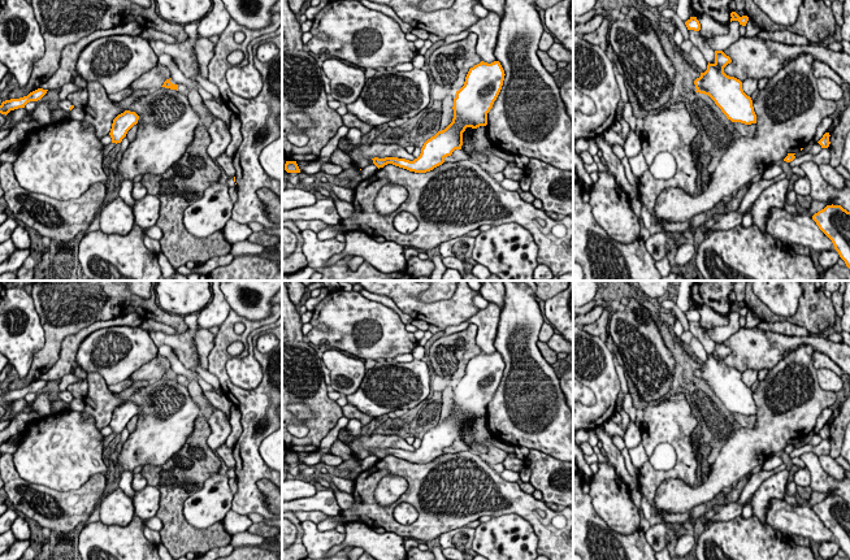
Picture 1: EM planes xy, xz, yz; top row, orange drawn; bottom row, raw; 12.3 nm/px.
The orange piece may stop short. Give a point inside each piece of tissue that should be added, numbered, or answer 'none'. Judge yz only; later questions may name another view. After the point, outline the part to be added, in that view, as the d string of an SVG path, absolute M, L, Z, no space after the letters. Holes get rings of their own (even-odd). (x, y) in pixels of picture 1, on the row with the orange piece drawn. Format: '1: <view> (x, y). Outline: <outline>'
none

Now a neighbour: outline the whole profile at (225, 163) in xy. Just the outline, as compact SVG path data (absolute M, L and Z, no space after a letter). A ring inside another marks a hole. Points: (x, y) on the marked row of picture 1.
M226 153L217 157L216 162L226 173L229 178L235 177L235 168L233 165L233 157L229 157Z

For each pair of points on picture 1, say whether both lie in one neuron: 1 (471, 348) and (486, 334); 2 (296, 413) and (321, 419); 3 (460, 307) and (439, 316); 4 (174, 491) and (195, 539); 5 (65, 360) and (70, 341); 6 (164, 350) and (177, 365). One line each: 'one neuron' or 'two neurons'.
1: two neurons
2: two neurons
3: one neuron
4: one neuron
5: one neuron
6: one neuron

